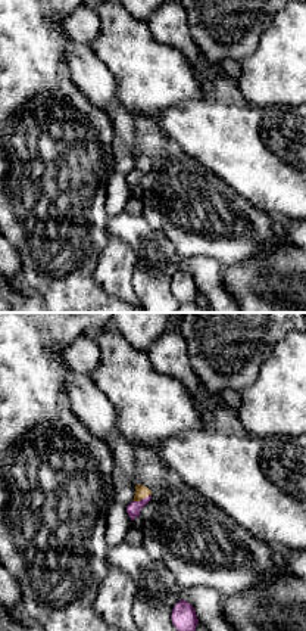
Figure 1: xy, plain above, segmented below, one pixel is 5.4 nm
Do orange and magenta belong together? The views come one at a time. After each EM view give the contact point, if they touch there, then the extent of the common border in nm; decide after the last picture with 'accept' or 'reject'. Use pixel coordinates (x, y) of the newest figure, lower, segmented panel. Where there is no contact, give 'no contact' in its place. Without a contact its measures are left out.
(141, 499) | 110 nm

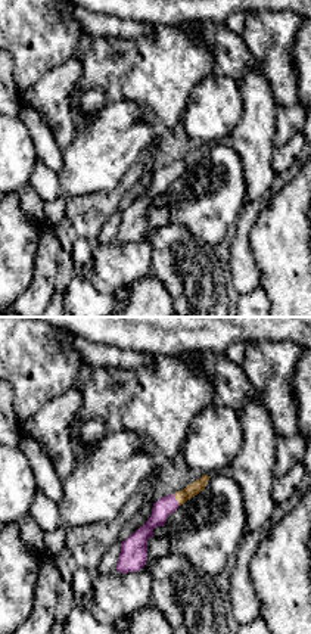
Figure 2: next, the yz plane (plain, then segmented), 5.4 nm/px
(176, 499) | 80 nm

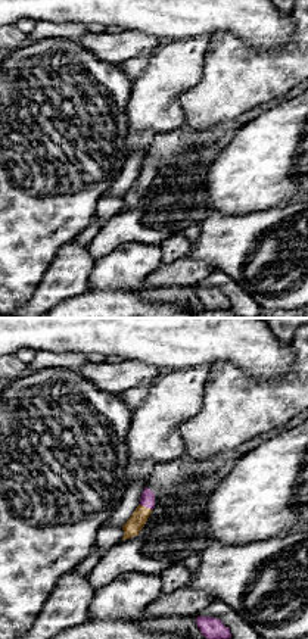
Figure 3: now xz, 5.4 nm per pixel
(145, 507) | 80 nm

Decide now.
accept

